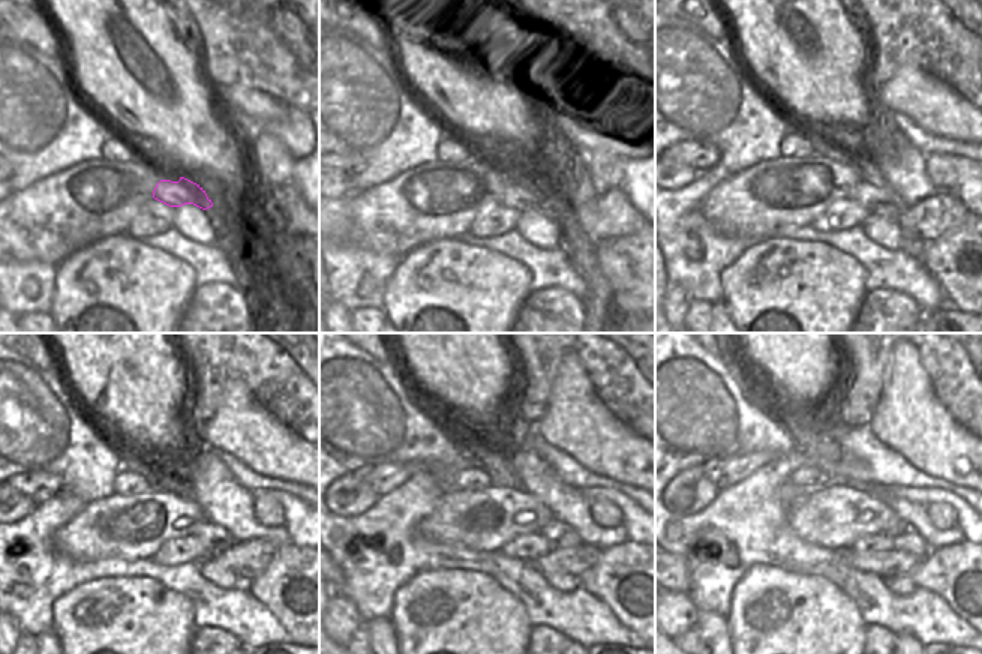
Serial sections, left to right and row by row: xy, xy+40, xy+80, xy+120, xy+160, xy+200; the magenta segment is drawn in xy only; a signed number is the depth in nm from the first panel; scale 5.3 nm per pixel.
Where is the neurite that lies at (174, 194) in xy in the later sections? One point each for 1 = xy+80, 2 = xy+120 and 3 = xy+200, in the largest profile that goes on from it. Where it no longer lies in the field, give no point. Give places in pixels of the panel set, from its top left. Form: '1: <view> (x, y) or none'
1: xy+80 (870, 194)
2: xy+120 (207, 531)
3: xy+200 (904, 537)

